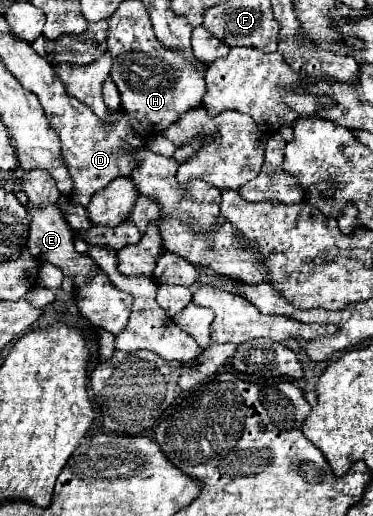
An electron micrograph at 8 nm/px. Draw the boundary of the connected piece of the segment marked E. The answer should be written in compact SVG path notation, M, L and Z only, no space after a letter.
M28 203L24 205L30 215L30 237L28 237L28 251L38 259L38 261L48 261L56 267L62 269L64 275L74 277L74 299L80 309L80 313L96 327L106 329L114 335L118 335L124 329L124 323L128 321L128 311L132 307L132 297L116 287L110 287L108 277L102 271L94 271L92 259L76 253L74 241L72 241L72 229L68 223L64 223L64 217L56 205L46 205L46 207L30 207Z

